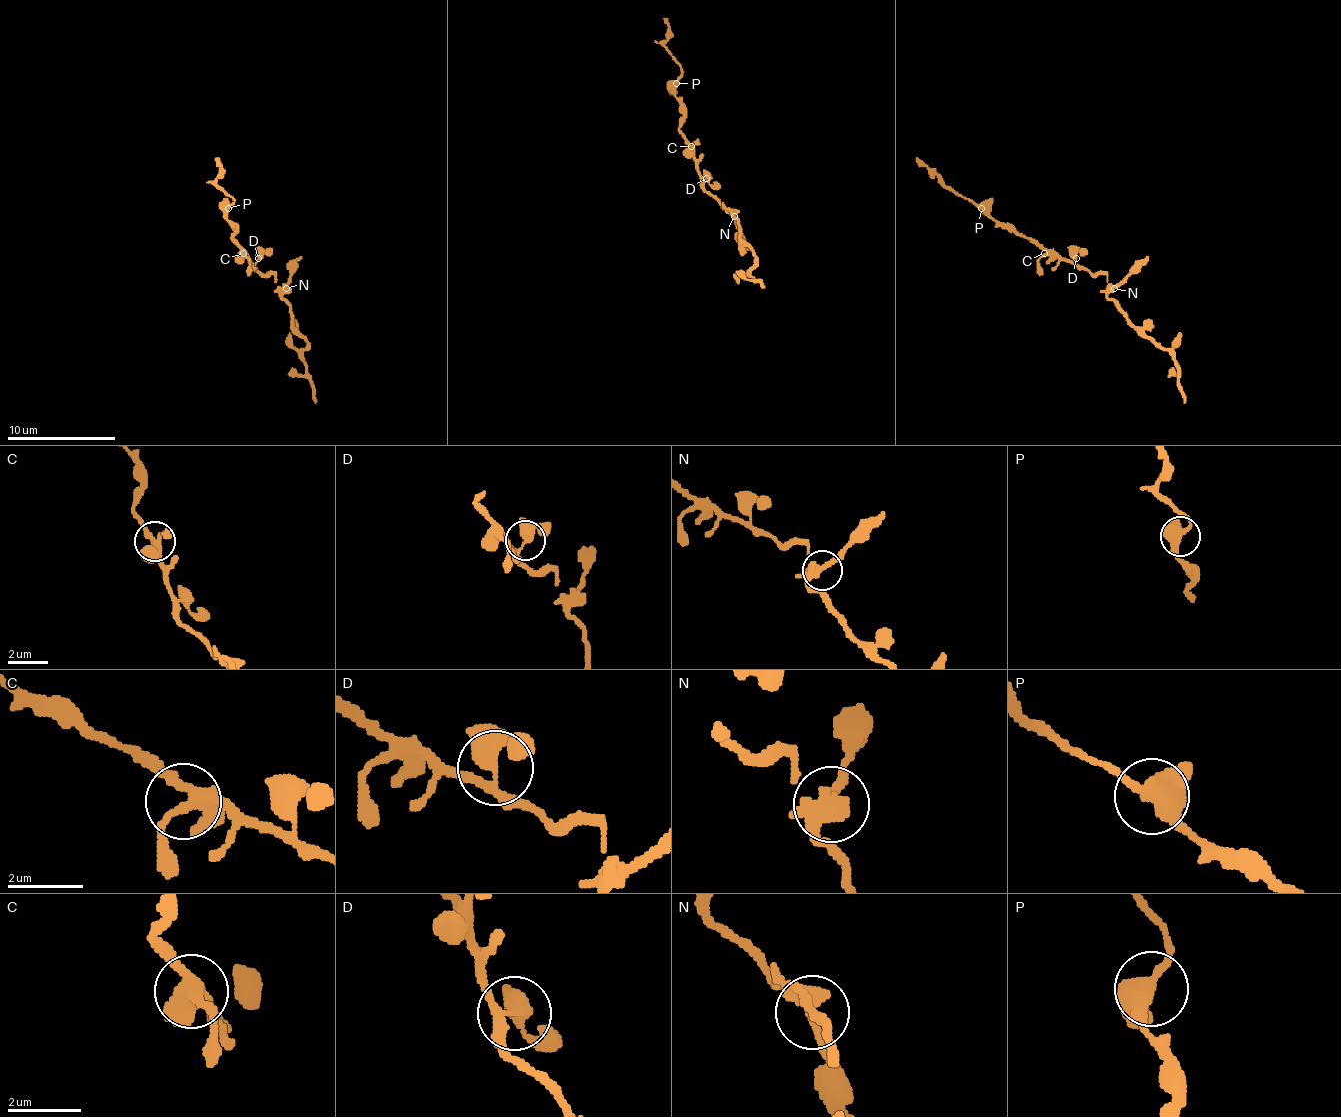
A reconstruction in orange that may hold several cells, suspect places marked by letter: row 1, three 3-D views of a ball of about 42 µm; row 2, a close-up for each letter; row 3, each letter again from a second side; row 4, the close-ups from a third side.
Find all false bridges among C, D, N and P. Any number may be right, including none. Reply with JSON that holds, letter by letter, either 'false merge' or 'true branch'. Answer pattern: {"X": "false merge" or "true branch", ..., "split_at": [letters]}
{"C": "true branch", "D": "true branch", "N": "true branch", "P": "true branch", "split_at": []}

